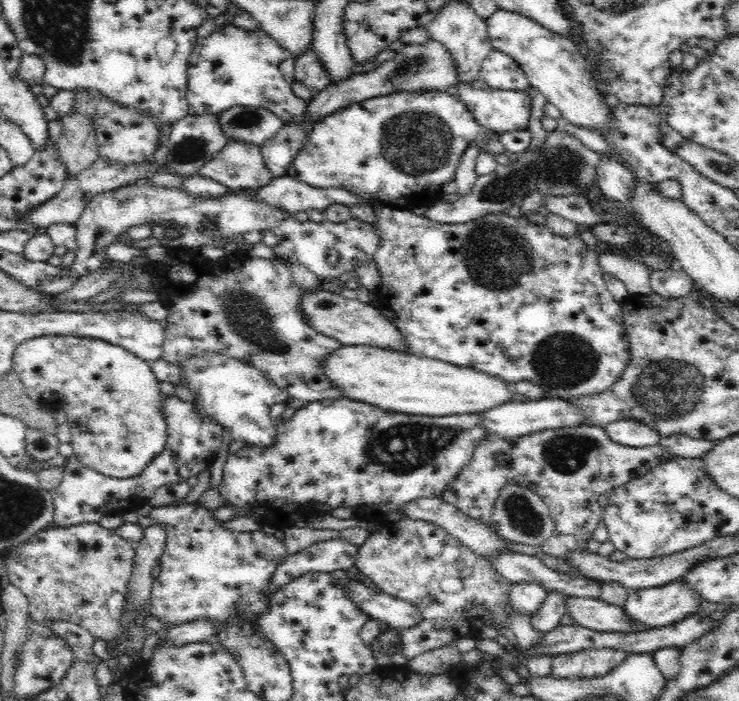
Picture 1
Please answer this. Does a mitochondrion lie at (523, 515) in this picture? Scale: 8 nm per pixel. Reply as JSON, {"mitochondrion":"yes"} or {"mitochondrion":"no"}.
{"mitochondrion":"yes"}

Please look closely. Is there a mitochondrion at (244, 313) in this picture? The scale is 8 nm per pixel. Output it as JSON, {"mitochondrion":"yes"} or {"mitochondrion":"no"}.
{"mitochondrion":"yes"}

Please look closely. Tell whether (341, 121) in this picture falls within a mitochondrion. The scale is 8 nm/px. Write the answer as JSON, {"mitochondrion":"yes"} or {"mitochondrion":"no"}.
{"mitochondrion":"no"}

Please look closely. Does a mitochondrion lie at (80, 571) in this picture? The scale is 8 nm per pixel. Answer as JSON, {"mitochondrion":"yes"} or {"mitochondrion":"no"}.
{"mitochondrion":"no"}

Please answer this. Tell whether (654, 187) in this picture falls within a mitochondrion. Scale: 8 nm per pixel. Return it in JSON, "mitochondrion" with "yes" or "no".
{"mitochondrion":"no"}

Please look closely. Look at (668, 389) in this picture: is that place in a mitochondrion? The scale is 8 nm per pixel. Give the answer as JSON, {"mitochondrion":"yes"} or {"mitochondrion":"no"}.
{"mitochondrion":"yes"}

